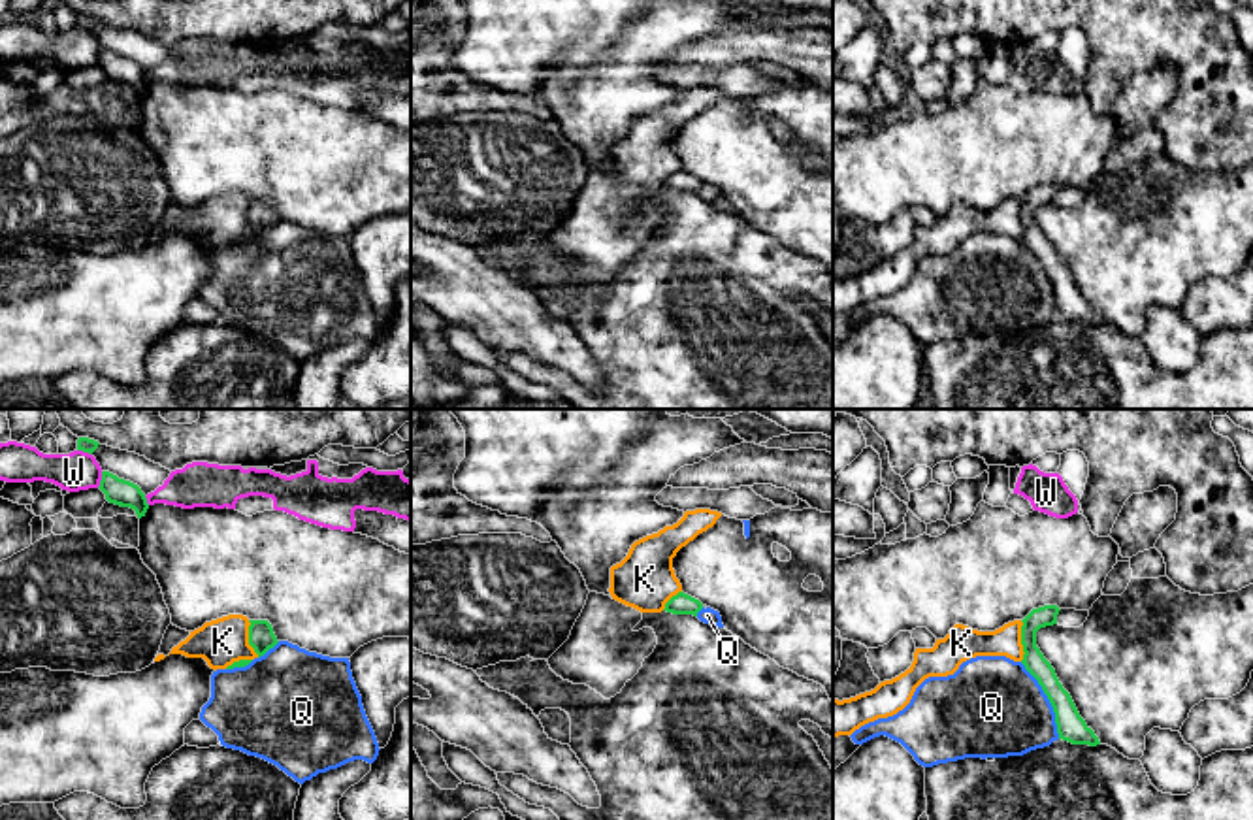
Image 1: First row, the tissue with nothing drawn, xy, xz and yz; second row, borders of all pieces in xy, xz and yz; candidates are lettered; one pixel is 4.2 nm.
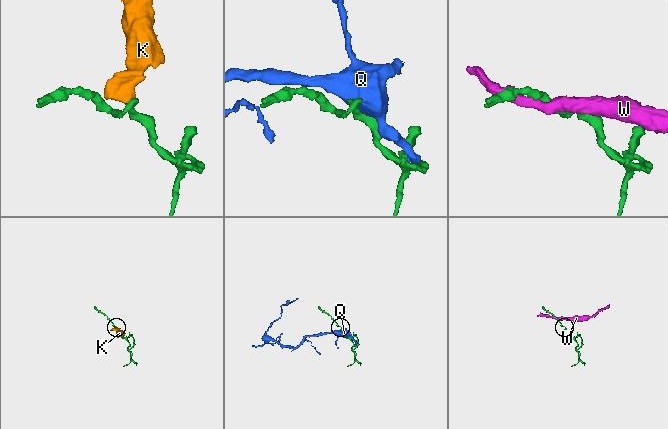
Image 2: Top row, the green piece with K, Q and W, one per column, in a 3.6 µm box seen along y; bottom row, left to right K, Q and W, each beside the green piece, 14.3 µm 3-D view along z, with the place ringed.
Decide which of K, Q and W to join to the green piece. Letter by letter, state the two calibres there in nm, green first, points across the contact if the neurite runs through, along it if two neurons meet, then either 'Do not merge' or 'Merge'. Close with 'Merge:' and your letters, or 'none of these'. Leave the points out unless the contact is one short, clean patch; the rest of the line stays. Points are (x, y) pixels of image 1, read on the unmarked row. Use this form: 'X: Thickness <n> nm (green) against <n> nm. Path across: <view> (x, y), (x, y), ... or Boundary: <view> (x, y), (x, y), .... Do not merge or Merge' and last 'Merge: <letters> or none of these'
K: Thickness 90 nm (green) against 140 nm. Boundary: yz (1020, 198), (1022, 238). Do not merge
Q: Thickness 120 nm (green) against 440 nm. Do not merge
W: Thickness 110 nm (green) against 170 nm. Do not merge
Merge: none of these

